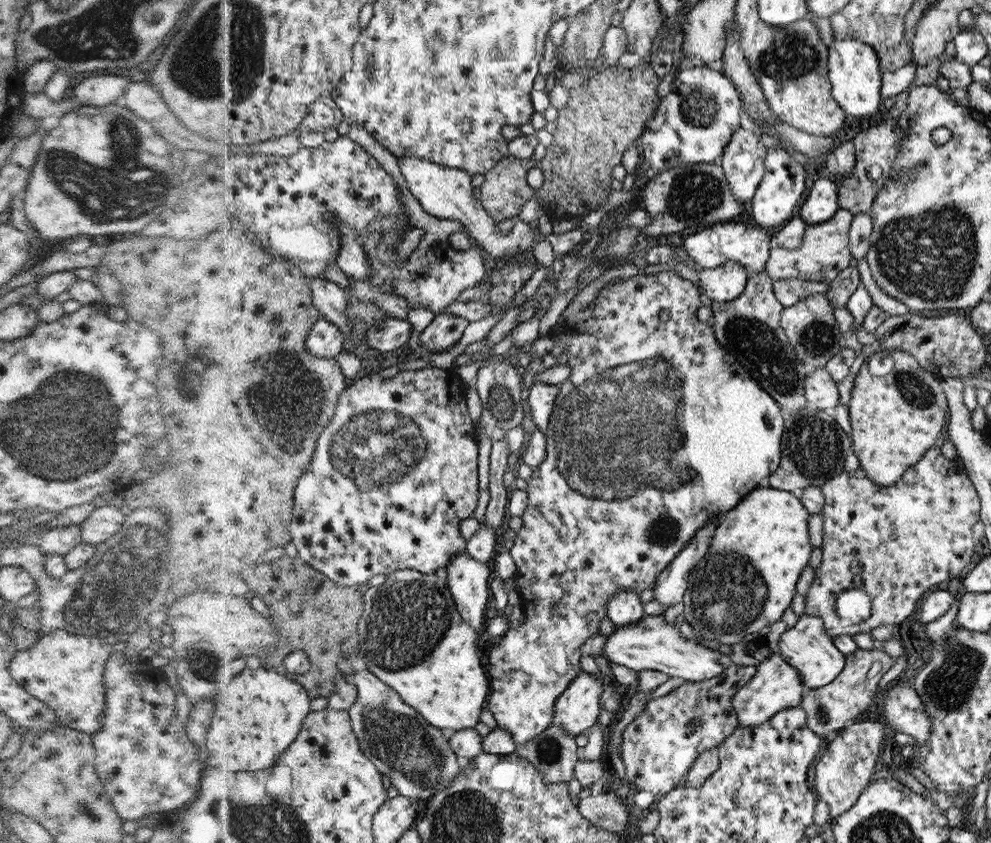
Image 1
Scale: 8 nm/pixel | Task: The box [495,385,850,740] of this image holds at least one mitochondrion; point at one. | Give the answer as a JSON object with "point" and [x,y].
{"point":[729,593]}

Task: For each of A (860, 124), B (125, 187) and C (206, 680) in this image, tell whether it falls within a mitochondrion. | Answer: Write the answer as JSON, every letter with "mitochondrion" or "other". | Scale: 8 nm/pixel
{"A":"other","B":"mitochondrion","C":"mitochondrion"}

